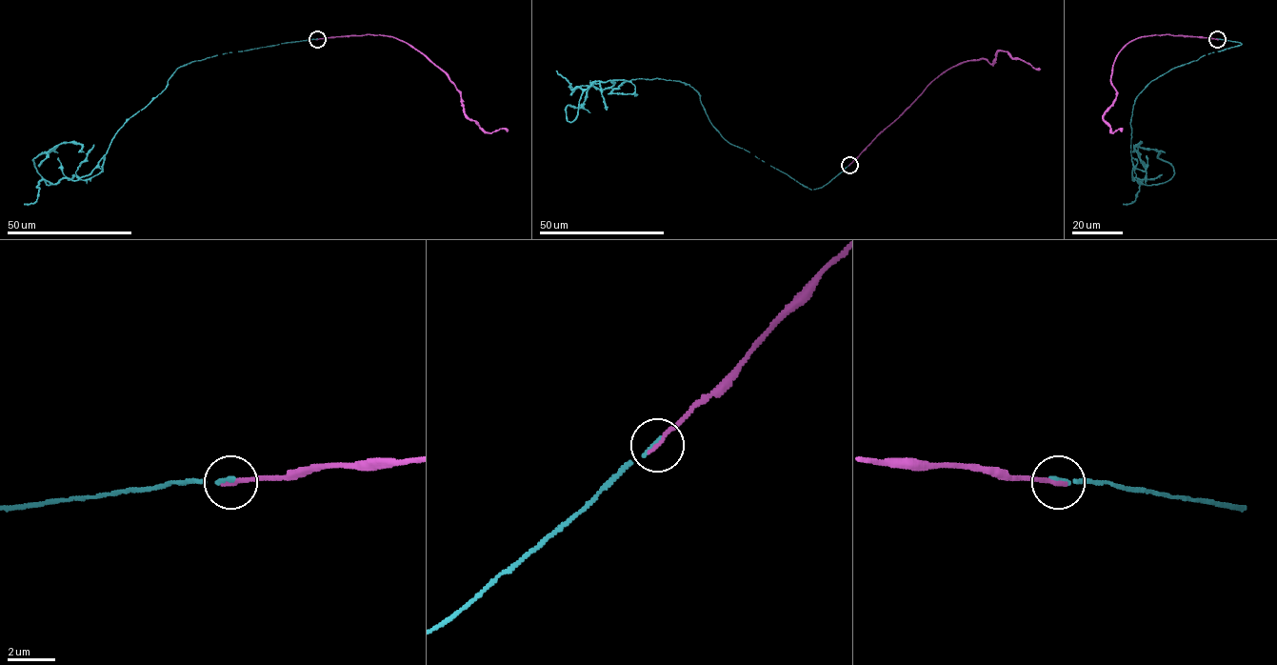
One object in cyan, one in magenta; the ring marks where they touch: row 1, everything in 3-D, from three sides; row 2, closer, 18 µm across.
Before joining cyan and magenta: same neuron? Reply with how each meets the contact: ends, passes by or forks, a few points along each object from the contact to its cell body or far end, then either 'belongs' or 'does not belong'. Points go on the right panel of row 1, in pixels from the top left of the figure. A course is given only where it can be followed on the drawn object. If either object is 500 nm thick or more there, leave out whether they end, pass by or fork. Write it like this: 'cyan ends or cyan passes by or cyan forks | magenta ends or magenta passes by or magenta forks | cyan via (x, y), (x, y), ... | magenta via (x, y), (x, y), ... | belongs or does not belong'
cyan ends | magenta ends | cyan via (1217, 39), (1241, 44), (1172, 69), (1133, 105), (1132, 179), (1158, 184), (1173, 175), (1142, 142), (1132, 151) | magenta via (1217, 39), (1168, 34), (1129, 42), (1113, 65), (1115, 101), (1103, 116), (1111, 132), (1122, 130) | belongs

